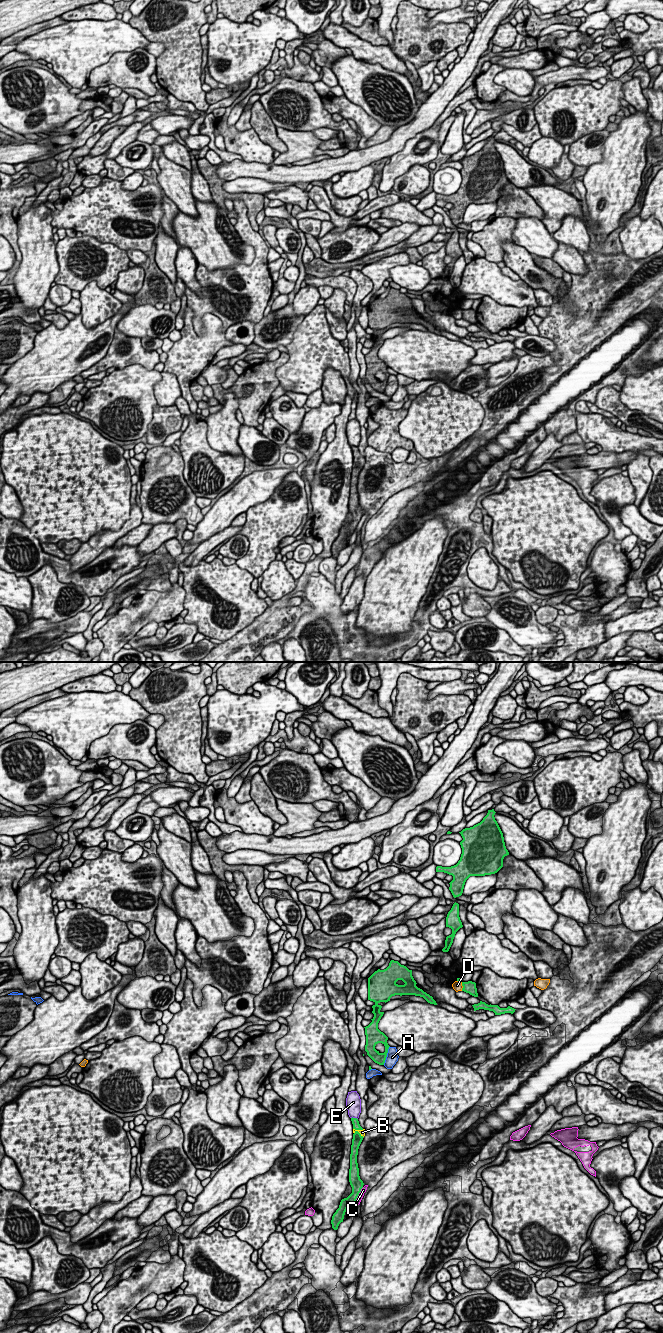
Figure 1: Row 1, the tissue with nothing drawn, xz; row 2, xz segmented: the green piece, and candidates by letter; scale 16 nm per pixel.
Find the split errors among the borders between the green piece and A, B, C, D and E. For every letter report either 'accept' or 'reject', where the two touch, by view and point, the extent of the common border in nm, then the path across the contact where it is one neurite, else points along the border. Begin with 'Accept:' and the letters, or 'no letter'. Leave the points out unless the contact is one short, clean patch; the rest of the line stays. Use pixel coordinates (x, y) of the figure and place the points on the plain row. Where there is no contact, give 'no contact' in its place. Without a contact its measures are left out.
Accept: B
A: reject | xz (386, 383) | 320 nm
B: accept | xz (358, 460) | 240 nm
C: reject | xz (358, 522) | 300 nm
D: reject | xz (462, 312) | 190 nm
E: reject | xz (354, 446) | 120 nm

